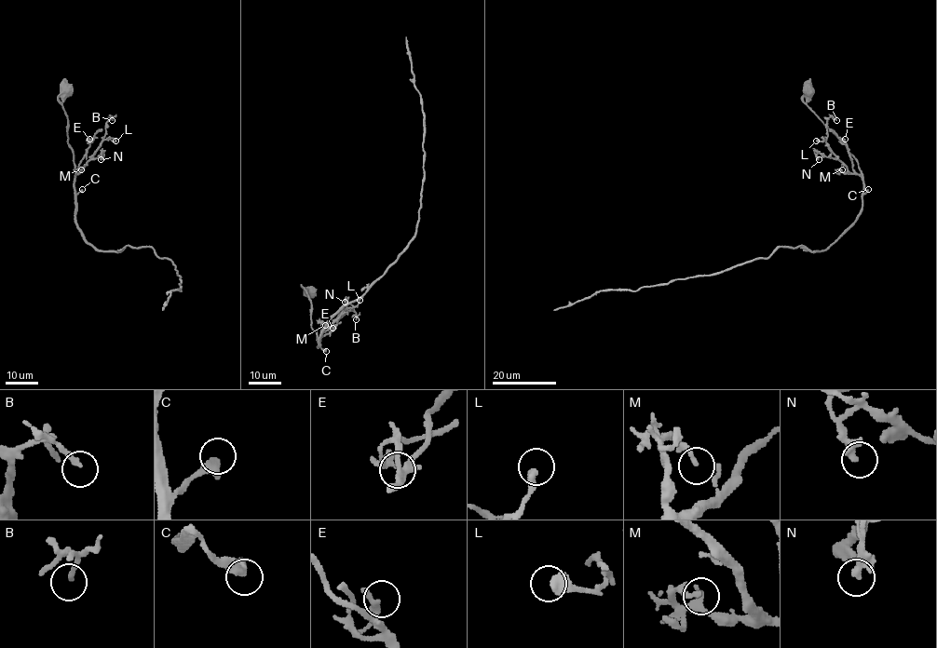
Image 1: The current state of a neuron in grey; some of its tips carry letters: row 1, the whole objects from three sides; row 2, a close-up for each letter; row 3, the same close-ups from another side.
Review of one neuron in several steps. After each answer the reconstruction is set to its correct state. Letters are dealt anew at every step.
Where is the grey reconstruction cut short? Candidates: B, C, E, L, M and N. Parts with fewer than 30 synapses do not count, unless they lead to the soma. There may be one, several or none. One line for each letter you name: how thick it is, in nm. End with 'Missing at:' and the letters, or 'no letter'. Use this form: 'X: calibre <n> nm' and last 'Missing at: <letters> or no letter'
Missing at: no letter

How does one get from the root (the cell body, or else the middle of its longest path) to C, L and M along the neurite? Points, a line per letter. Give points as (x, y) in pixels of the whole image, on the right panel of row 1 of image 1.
C: (807, 89), (802, 101), (845, 144), (858, 164), (863, 193), (868, 189)
L: (807, 89), (802, 101), (845, 144), (861, 173), (852, 174), (824, 139), (816, 141)
M: (807, 89), (802, 101), (845, 144), (861, 173), (838, 170), (842, 169)

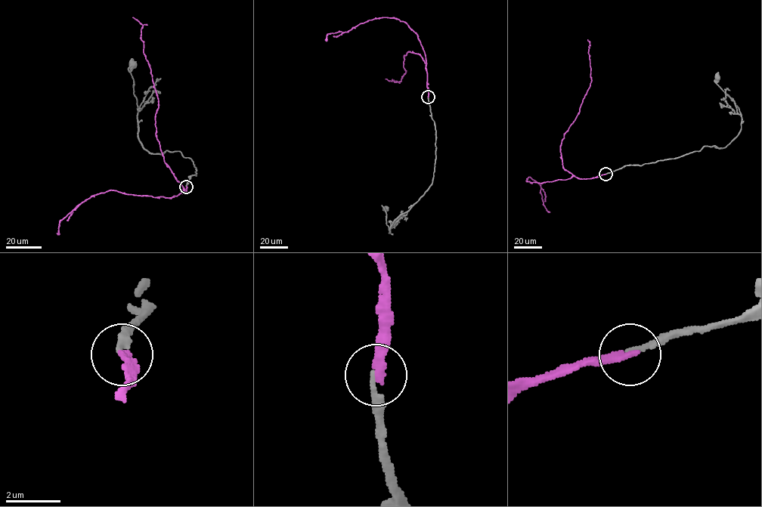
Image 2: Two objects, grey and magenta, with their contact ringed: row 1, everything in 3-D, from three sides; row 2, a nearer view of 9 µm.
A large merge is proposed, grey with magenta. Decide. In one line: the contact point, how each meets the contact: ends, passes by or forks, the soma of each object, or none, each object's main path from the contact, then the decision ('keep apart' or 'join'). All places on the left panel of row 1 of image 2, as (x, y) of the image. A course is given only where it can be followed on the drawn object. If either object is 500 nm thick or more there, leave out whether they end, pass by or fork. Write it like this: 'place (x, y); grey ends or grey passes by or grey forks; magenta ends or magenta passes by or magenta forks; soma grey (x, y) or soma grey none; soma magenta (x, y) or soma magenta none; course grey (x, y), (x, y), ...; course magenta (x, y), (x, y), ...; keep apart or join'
place (186, 187); grey ends; magenta ends; soma grey (133, 64); soma magenta none; course grey (186, 186), (196, 175), (192, 160), (179, 151), (149, 153), (138, 137), (128, 68), (133, 64); course magenta (186, 186), (185, 193), (165, 162), (160, 149), (155, 125), (158, 98), (144, 53), (143, 26), (132, 17); join

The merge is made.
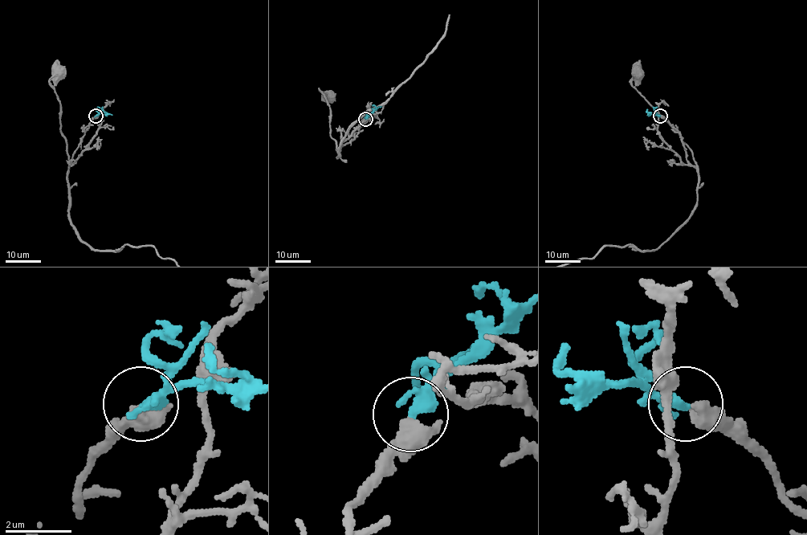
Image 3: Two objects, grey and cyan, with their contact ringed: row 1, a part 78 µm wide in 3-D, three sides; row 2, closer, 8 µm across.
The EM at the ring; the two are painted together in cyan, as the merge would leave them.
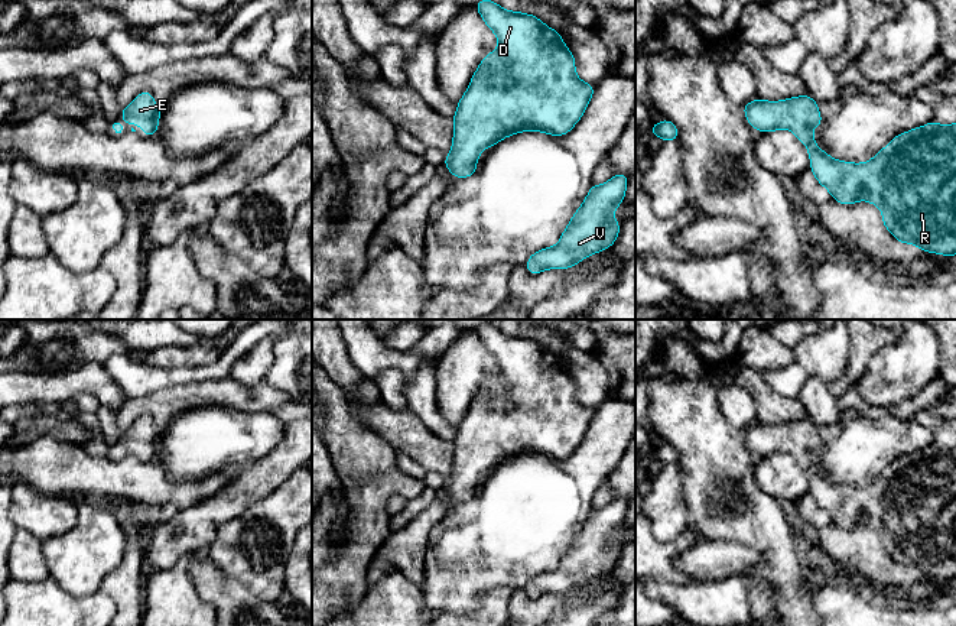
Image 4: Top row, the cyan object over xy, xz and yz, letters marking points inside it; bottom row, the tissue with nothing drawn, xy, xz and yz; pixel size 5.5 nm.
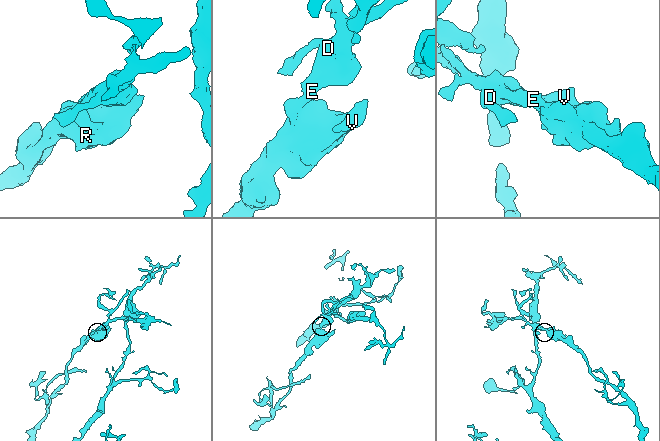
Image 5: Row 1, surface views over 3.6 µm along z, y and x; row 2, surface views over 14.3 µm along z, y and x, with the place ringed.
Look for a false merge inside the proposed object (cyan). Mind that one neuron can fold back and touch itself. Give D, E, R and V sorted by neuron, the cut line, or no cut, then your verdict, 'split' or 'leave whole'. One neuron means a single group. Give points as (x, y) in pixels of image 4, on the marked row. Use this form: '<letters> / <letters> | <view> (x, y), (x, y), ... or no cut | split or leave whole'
D E R V | no cut | leave whole

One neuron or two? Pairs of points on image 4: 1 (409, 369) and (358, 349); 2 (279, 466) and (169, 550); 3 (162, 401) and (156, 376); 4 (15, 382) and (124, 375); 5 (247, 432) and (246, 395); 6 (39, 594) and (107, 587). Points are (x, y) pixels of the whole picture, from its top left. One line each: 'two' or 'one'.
1: one
2: one
3: two
4: two
5: two
6: two

